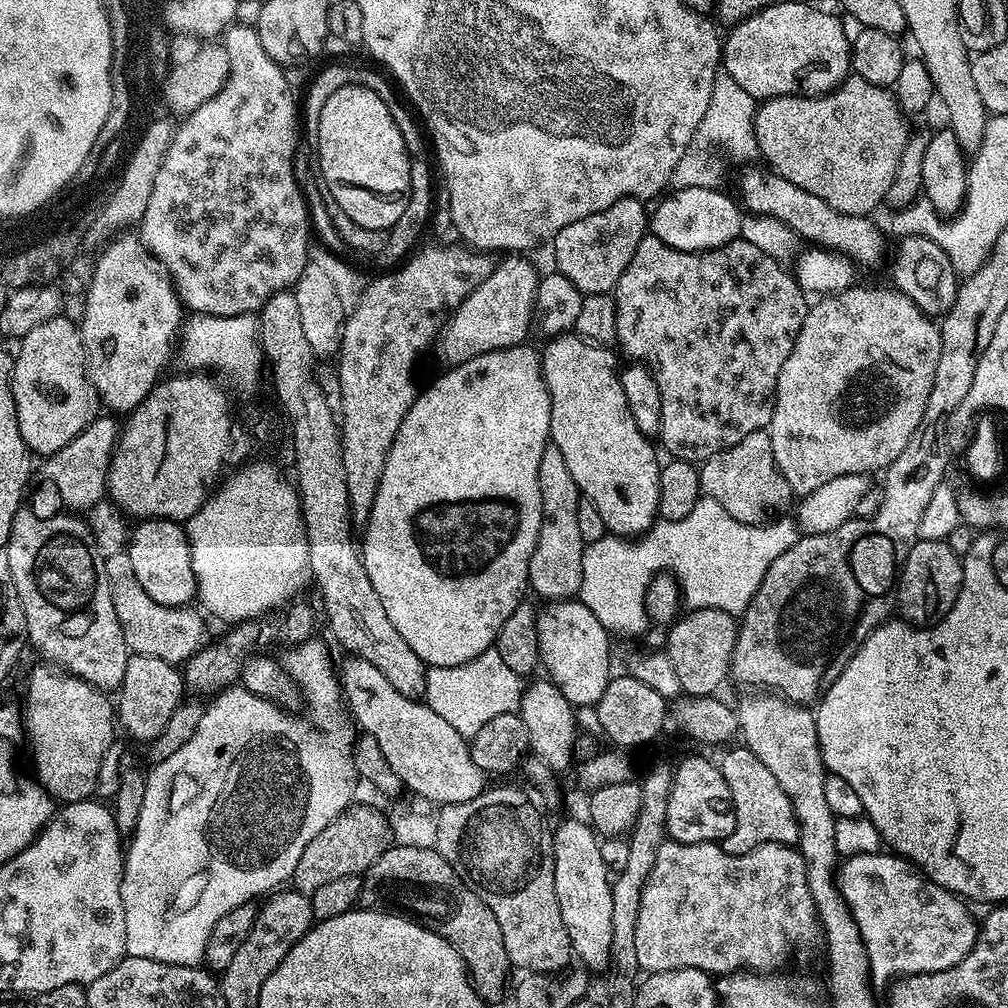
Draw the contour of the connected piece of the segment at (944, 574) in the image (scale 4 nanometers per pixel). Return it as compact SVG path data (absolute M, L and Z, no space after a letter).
M917 539L908 556L902 562L894 589L894 604L899 615L908 623L931 626L942 619L960 598L960 587L964 577L962 558L950 550L945 540Z

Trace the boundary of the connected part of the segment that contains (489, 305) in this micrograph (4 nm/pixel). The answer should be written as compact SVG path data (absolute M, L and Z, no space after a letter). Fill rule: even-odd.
M512 254L509 260L499 261L498 266L493 267L492 272L479 284L473 287L465 298L464 303L455 309L454 315L451 317L450 328L456 333L452 336L452 344L458 351L464 352L468 356L479 356L482 352L493 352L494 350L502 350L503 348L513 348L516 344L523 344L529 338L528 328L534 324L534 309L536 307L536 286L538 283L538 271L528 260L523 260L523 255Z

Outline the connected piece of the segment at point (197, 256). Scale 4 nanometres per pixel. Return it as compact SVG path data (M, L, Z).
M233 22L222 34L222 43L226 50L226 58L230 62L230 70L222 90L214 94L198 110L188 113L179 121L178 127L172 133L172 141L166 150L160 169L156 171L154 186L150 194L150 202L144 207L138 221L138 235L149 256L168 274L176 295L180 297L181 305L189 308L189 313L201 316L247 316L259 313L264 303L272 296L291 289L299 280L303 268L309 262L308 252L308 204L300 193L300 184L296 181L296 168L292 159L296 156L296 127L300 120L296 117L296 96L292 93L292 84L283 67L266 54L262 47L262 38L258 38L255 27L251 24Z

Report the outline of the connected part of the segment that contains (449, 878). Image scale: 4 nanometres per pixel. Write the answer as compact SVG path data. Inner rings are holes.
M400 844L397 848L388 846L360 881L359 903L368 910L383 910L401 916L407 916L417 924L437 932L464 960L468 967L468 975L474 990L480 995L485 1005L496 1004L504 996L504 983L508 980L510 961L506 954L506 946L502 942L502 926L498 926L498 918L494 918L494 910L486 906L486 902L472 889L472 886L459 876L437 852L435 847L419 848L416 844Z

